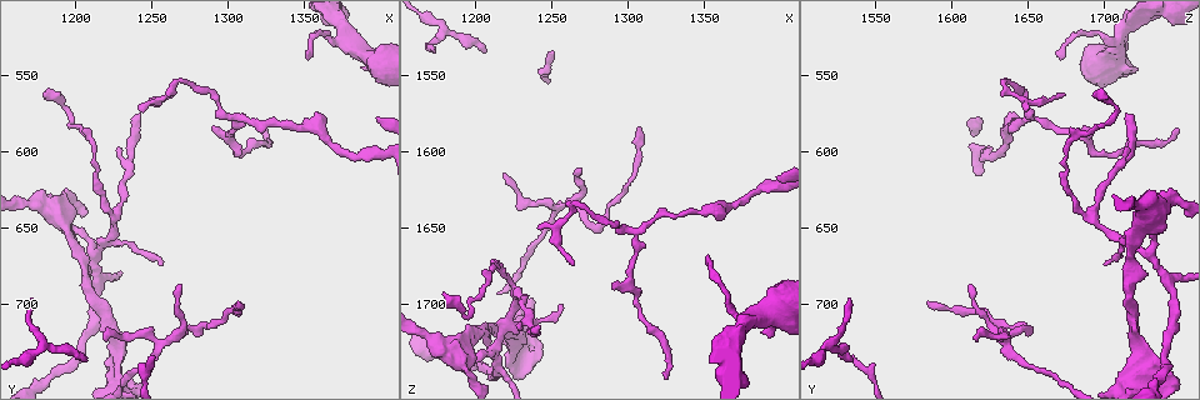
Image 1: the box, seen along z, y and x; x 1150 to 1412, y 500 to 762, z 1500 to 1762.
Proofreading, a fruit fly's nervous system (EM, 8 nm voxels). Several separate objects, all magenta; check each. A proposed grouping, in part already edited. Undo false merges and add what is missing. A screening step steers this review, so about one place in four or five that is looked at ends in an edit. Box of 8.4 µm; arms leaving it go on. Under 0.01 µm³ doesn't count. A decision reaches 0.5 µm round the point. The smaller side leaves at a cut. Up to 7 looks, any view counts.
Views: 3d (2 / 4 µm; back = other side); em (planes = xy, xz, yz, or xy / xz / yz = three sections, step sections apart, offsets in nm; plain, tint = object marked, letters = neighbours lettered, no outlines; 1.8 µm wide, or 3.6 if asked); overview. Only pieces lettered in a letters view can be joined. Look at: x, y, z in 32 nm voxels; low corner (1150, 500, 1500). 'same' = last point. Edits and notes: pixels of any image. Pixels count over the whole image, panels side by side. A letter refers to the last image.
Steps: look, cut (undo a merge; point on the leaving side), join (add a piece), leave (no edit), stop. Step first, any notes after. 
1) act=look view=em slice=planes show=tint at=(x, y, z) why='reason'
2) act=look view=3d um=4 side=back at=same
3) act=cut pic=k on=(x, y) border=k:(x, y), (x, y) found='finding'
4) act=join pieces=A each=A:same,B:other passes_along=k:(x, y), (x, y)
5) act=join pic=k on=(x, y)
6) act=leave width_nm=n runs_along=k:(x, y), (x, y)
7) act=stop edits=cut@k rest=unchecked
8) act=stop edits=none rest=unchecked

act=look view=3d um=2 at=(1176, 562, 1692) why='thin end'

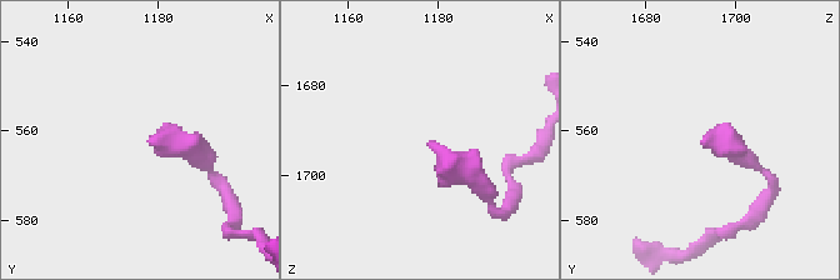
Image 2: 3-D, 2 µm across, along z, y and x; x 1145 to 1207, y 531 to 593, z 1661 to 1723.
act=look view=em slice=yz step=16 show=tint at=(1177, 562, 1693) why='need the tissue'

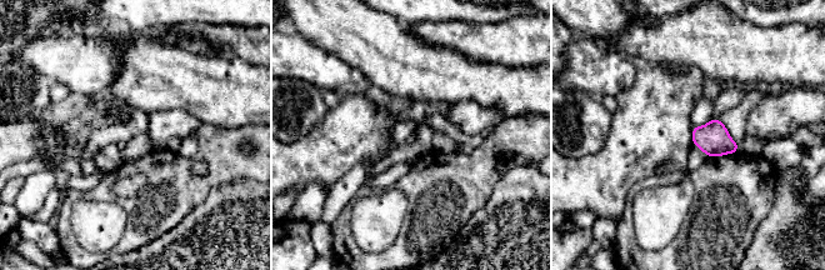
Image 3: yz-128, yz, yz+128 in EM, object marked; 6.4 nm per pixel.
act=look view=em slice=planes show=letters at=same why='another direction'

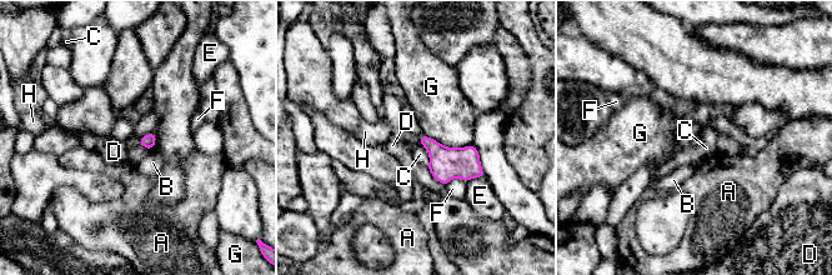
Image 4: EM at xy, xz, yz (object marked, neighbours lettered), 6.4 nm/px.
act=leave each=A:other,B:other,C:other,D:other,E:other,F:other,G:other,H:other border=4:(419, 136), (420, 143) found='none of them fits'

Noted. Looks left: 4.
act=look view=em slice=planes show=tint at=(1242, 570, 1648)

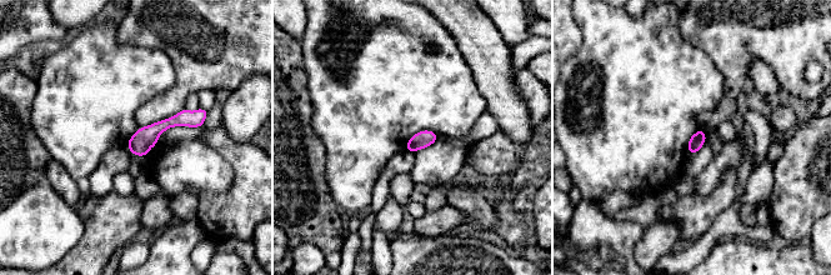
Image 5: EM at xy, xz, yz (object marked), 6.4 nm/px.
act=look view=em slice=planes show=letters at=same why='see the neighbours'

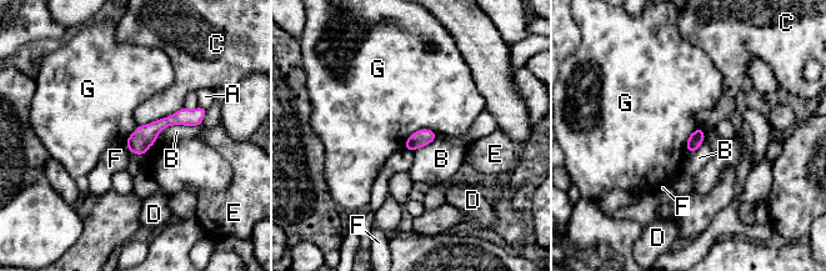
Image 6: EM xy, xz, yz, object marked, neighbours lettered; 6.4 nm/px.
act=leave longest_contact=B:320nm each=A:other,B:other,C:other,D:other,E:other,F:other,G:other found='no lettered piece goes on from it'

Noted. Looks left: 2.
act=stop edits=none rest=unchecked

